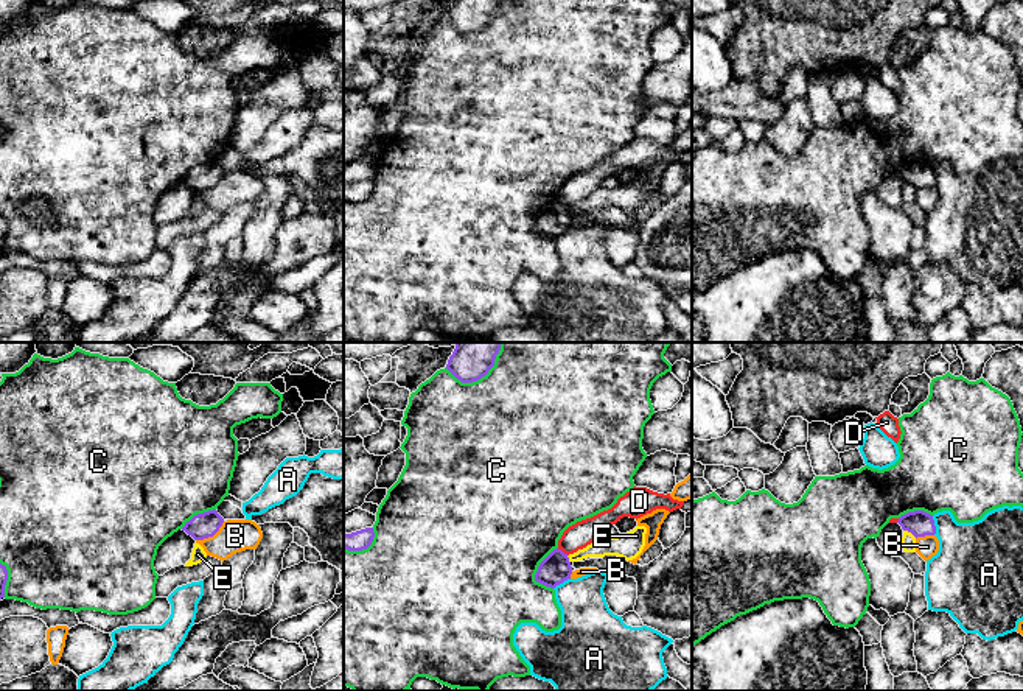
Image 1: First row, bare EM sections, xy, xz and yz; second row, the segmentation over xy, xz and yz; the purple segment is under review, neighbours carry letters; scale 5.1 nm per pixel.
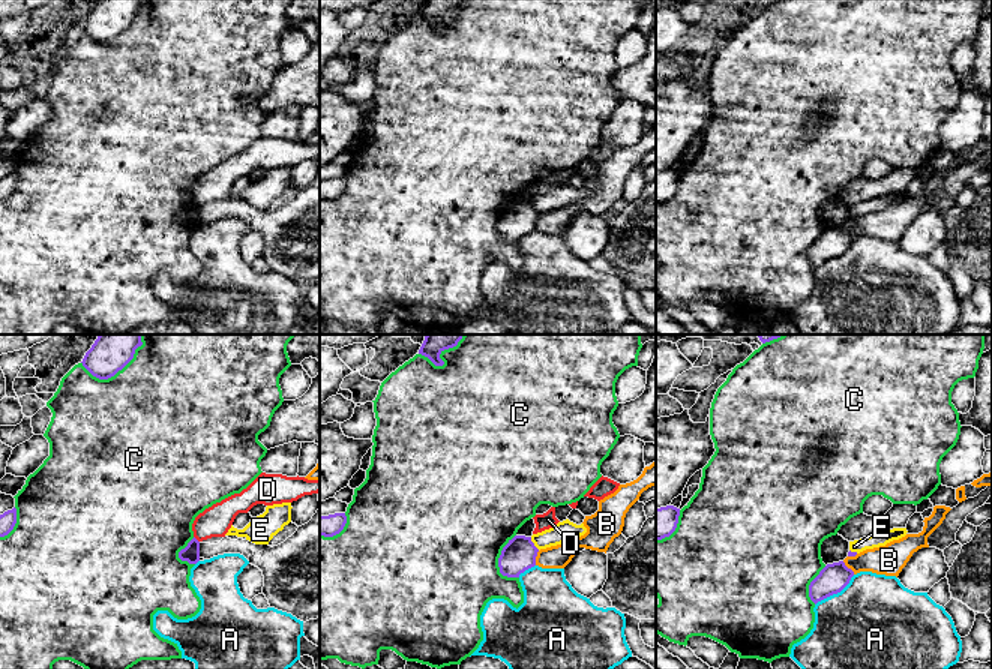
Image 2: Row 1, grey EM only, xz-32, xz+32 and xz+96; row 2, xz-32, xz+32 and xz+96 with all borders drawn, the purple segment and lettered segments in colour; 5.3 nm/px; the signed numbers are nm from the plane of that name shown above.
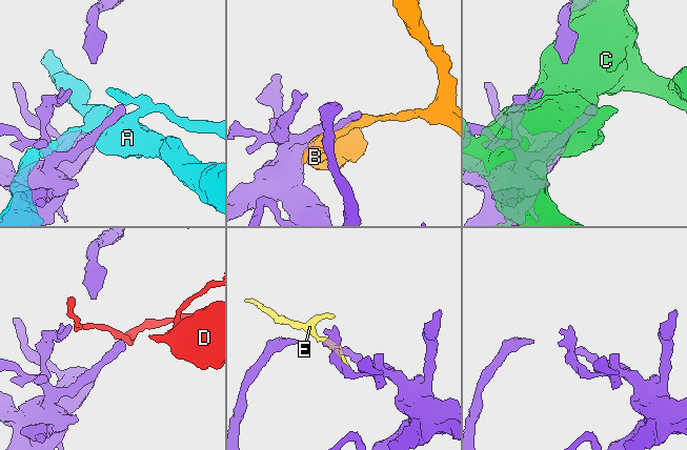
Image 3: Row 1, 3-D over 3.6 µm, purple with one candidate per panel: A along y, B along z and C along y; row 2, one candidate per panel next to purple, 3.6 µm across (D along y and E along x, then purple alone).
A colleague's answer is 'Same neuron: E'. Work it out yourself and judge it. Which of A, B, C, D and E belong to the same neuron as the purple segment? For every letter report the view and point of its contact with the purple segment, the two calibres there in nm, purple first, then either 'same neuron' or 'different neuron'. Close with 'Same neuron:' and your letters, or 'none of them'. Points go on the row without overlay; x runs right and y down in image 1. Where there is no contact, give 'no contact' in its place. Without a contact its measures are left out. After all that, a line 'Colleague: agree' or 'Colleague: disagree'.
A: yz (933, 176) | 140/340 nm | different neuron
B: xy (210, 187) | 130/170 nm | different neuron
C: xz (478, 30) | 180/480 nm | different neuron
D: xz (562, 203) | 160/140 nm | different neuron
E: yz (910, 182) | 140/80 nm | different neuron
Same neuron: none of them
Colleague: disagree

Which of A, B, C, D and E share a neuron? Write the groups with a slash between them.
A / B / C / D / E

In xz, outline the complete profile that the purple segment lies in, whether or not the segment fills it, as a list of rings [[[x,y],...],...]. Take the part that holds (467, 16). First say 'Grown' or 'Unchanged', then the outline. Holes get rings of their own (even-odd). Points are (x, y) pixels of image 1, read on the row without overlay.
Unchanged. [[[454,0],[446,20],[462,34],[480,31],[494,17],[501,0]]]

